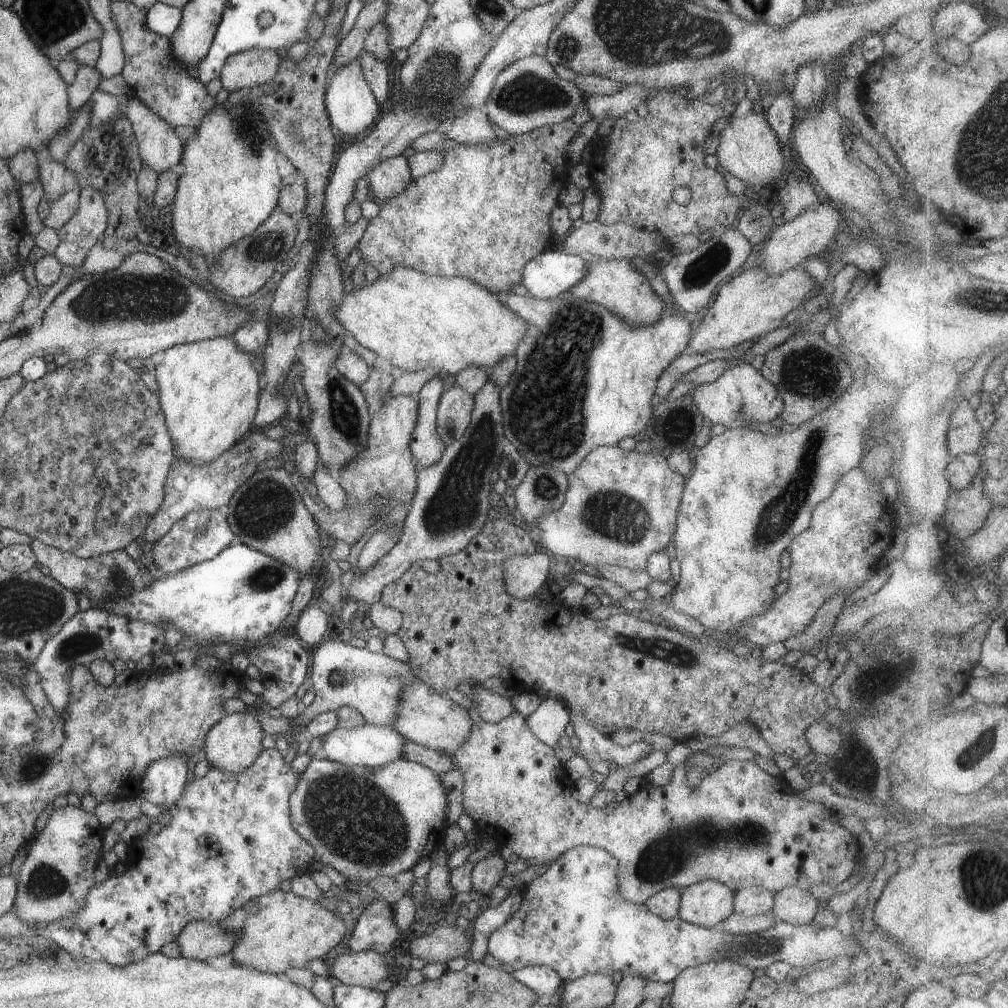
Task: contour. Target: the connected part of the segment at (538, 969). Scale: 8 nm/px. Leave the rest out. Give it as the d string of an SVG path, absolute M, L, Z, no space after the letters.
M543 965L526 966L514 970L510 975L532 990L541 1000L547 1000L565 984L553 969Z

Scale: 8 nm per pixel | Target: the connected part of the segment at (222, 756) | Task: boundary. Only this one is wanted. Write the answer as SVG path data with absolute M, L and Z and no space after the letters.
M245 710L243 713L225 713L223 718L206 732L202 749L210 767L236 775L253 764L257 755L263 750L264 736L265 733L259 727L252 710Z

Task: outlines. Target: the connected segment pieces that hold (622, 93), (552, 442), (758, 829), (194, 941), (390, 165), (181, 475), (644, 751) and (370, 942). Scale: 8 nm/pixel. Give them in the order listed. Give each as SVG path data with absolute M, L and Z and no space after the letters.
M625 85L612 95L588 95L585 100L590 119L600 122L609 119L621 119L625 112L635 111L641 100L646 100L651 93L641 85Z
M492 293L497 297L512 313L521 317L526 322L526 333L521 337L517 345L515 357L515 370L511 374L509 382L499 391L499 408L501 409L501 422L504 437L519 451L521 456L531 465L544 466L550 469L558 470L563 474L571 474L577 468L577 465L583 460L586 454L589 454L595 447L605 445L608 447L616 446L617 442L625 436L634 437L641 431L645 432L647 423L652 419L651 397L654 395L654 388L659 375L667 368L667 365L677 358L681 353L687 351L690 341L689 323L692 315L683 312L672 312L665 307L662 315L657 322L645 327L633 327L620 318L617 318L612 312L598 304L575 299L571 294L561 294L561 296L552 299L536 299L533 296L518 296L509 293Z
M513 711L509 716L501 719L498 723L486 723L483 721L475 722L471 725L469 738L461 746L456 748L453 754L455 766L463 775L464 785L462 788L462 812L471 817L474 821L474 828L479 834L493 837L498 846L507 846L523 860L527 860L530 865L542 864L543 862L554 861L562 852L579 845L595 845L606 850L611 856L617 859L616 877L618 880L618 893L626 900L632 903L644 903L652 894L659 892L667 887L675 887L682 890L684 887L703 879L713 879L722 882L730 891L736 893L743 887L758 886L772 893L781 890L783 887L796 886L800 889L807 890L816 884L836 885L847 879L853 874L853 867L858 862L860 855L857 836L851 835L849 831L839 825L840 817L832 810L826 809L825 806L818 802L809 802L799 795L793 793L785 779L778 775L769 775L765 773L753 761L736 761L727 759L720 764L715 770L705 772L705 776L696 784L686 776L686 767L684 761L674 765L671 778L663 786L653 786L641 781L637 791L633 795L625 795L615 808L610 808L609 814L605 814L602 809L593 808L588 803L579 803L571 795L573 787L572 780L569 779L564 769L563 763L557 758L556 750L543 744L528 729L526 718L517 711Z
M188 922L175 940L180 956L204 961L209 956L225 954L238 940L238 933L220 929L217 923Z
M402 155L386 158L377 163L365 178L369 194L377 200L389 200L399 194L412 180L408 161Z
M257 426L211 462L194 465L183 459L174 459L169 465L164 482L163 500L145 527L142 539L153 544L187 513L201 509L218 509L223 504L227 505L235 489L256 470L280 467L283 460L280 440L265 438Z
M579 710L571 711L569 721L580 742L577 751L572 749L573 755L582 757L593 771L606 779L612 766L629 765L644 759L652 751L651 745L644 741L633 742L623 747L613 743L608 736L591 726Z
M381 899L371 900L359 914L347 946L351 953L372 950L384 956L392 956L392 946L400 936L392 920L389 905Z

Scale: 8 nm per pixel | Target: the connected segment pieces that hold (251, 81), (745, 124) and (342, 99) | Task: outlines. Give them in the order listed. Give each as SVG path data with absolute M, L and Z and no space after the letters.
M247 49L225 59L220 82L229 93L262 85L275 76L279 63L279 56L271 49Z
M749 112L740 118L728 118L725 127L719 132L719 145L714 153L718 163L731 176L753 187L761 187L782 177L783 156L781 148L771 127L763 114Z
M357 57L346 65L337 67L329 76L327 86L324 93L324 109L335 130L355 136L371 126L380 107L371 89L367 86Z

